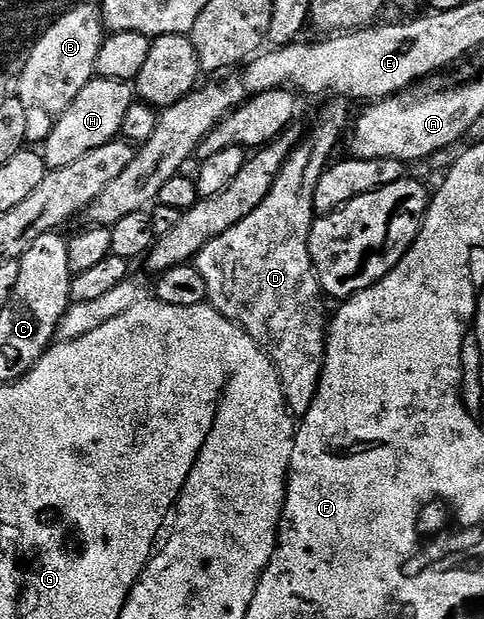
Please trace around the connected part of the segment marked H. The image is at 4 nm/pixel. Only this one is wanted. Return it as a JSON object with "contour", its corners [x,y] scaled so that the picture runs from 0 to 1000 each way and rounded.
{"contour":[[[196,124],[192,132],[178,137],[174,149],[157,155],[149,170],[120,189],[107,213],[95,221],[91,254],[97,270],[103,275],[128,275],[182,246],[238,228],[250,218],[256,181],[264,181],[271,163],[273,145],[262,134],[227,132],[219,126]]]}

